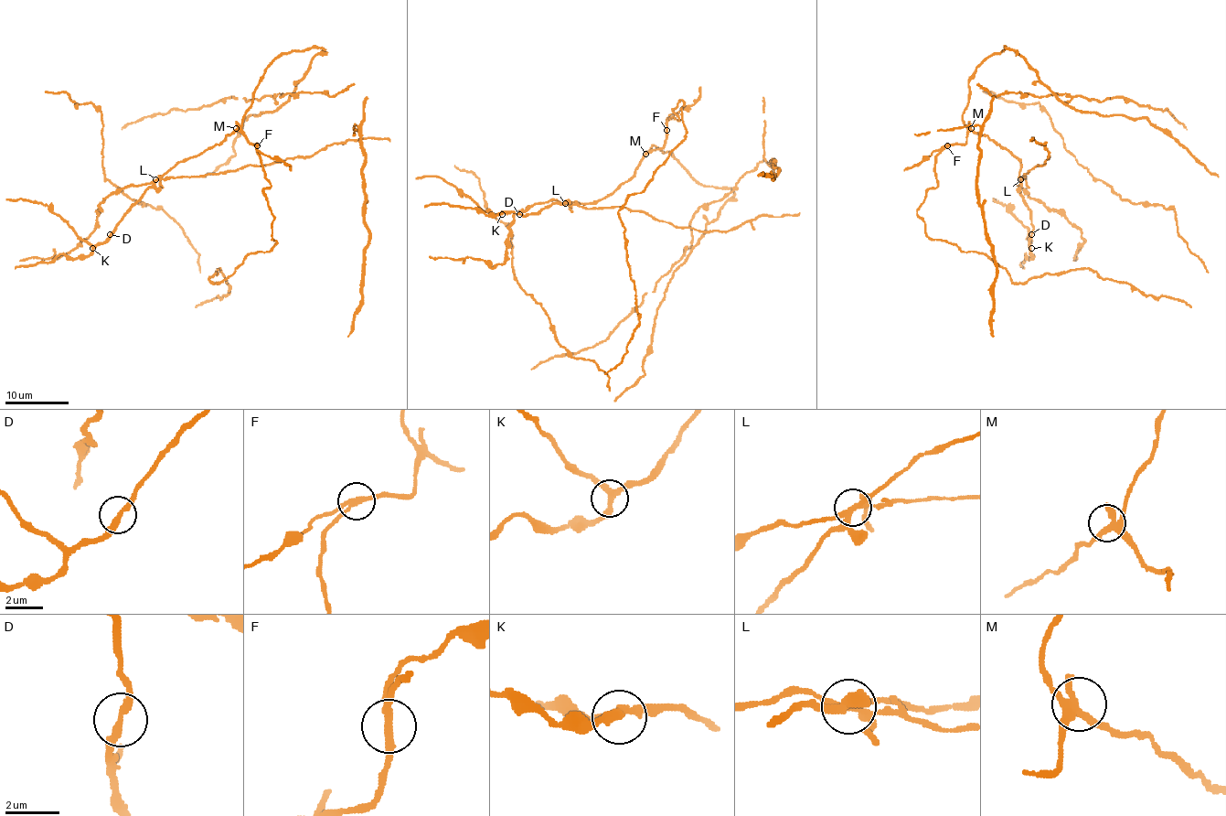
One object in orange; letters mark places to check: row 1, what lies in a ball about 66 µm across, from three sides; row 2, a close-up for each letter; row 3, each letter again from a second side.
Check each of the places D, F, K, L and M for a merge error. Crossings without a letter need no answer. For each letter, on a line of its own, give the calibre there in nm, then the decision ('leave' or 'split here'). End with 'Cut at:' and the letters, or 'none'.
D: 260 nm | leave
F: 260 nm | split here
K: 260 nm | leave
L: 260 nm | split here
M: 280 nm | leave
Cut at: F, L

